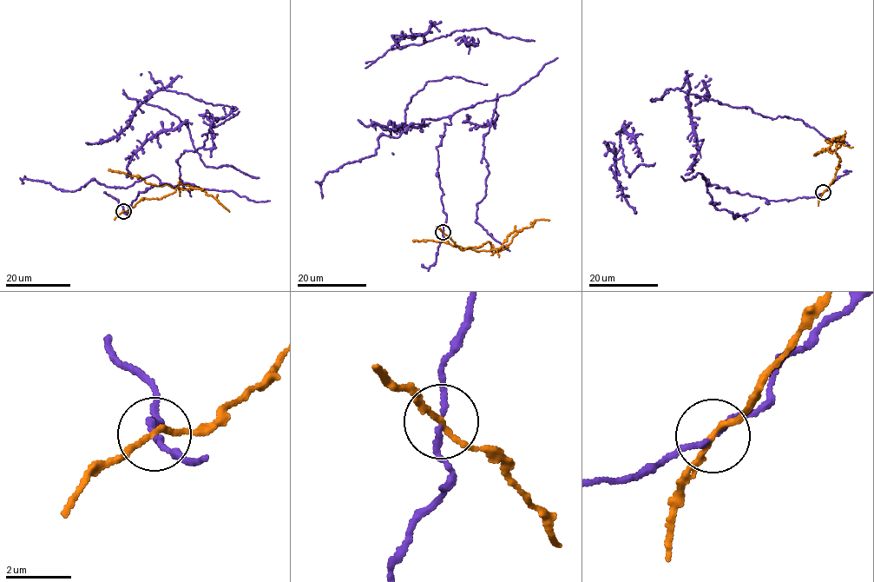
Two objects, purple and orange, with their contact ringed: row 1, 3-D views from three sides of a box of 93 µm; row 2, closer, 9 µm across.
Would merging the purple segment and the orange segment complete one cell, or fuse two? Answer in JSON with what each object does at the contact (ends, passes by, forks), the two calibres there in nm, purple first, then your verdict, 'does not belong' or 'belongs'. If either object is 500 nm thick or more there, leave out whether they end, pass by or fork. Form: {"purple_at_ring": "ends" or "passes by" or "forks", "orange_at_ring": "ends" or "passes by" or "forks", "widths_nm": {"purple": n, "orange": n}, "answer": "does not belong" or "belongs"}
{"purple_at_ring": "passes by", "orange_at_ring": "passes by", "widths_nm": {"purple": 160, "orange": 140}, "answer": "does not belong"}

